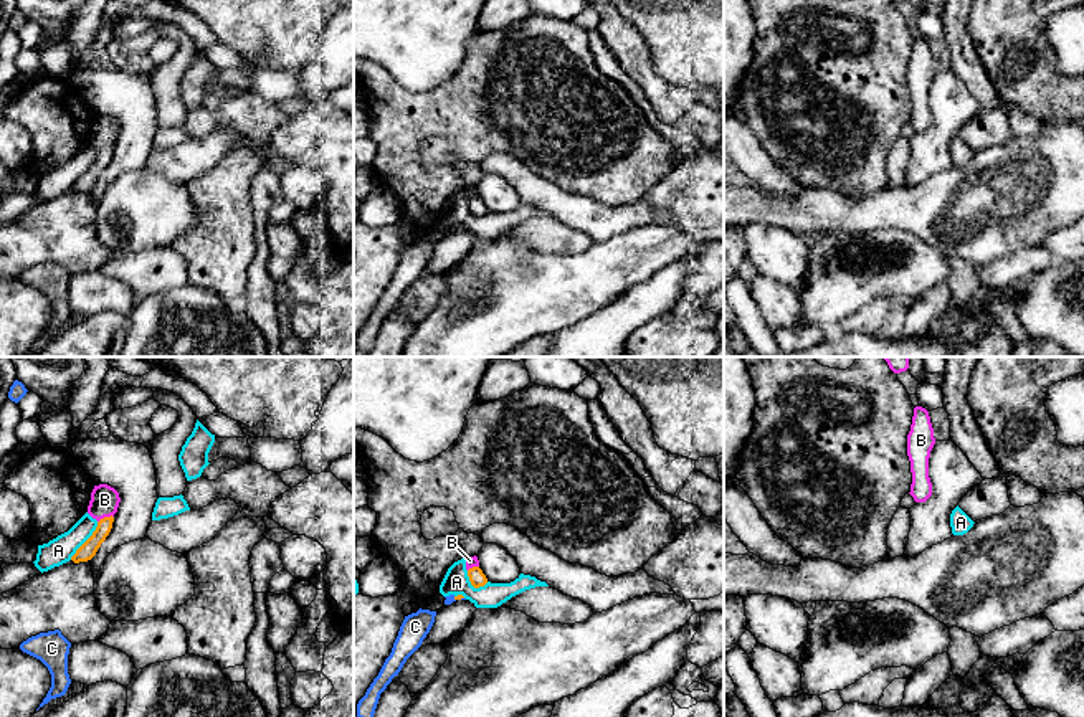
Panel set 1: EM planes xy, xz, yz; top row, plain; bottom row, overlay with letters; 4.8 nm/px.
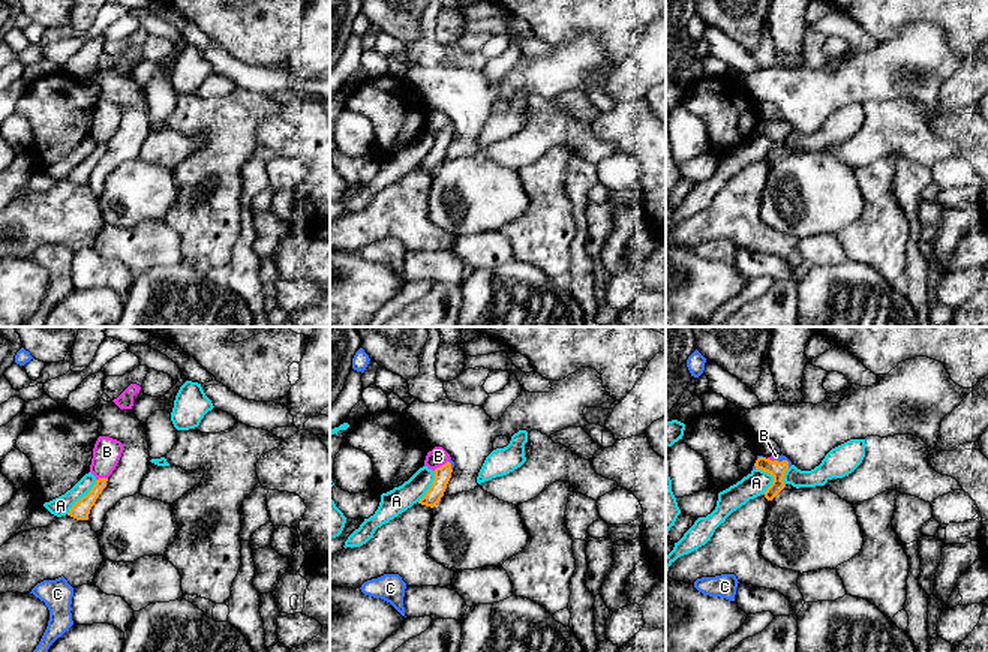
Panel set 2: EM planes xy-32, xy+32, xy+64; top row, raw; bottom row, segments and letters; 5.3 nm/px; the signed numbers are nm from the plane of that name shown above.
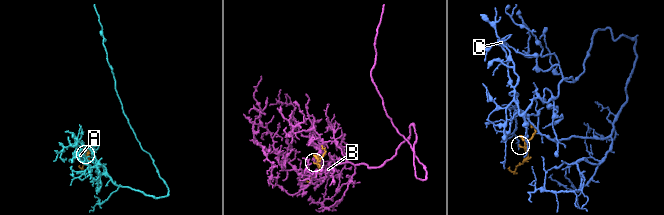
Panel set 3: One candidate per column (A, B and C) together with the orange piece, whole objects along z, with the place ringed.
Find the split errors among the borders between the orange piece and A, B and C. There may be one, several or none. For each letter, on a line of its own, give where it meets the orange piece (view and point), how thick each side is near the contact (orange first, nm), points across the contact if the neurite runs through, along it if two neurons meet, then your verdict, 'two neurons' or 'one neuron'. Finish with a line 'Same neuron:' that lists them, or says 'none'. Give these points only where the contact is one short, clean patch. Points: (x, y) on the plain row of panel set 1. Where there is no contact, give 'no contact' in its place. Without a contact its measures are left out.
A: xy (86, 170) | 80/130 nm | along xy (98, 152), (93, 164), (70, 189) | two neurons
B: xy (104, 147) | 80/140 nm | along xy (113, 146), (104, 146), (98, 152) | two neurons
C: xz (461, 227) | 20/20 nm | along xz (463, 227), (460, 228) | two neurons
Same neuron: none

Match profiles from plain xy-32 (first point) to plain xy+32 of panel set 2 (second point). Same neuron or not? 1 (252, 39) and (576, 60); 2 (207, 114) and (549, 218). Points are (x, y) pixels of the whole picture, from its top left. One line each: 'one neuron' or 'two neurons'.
1: two neurons
2: one neuron

